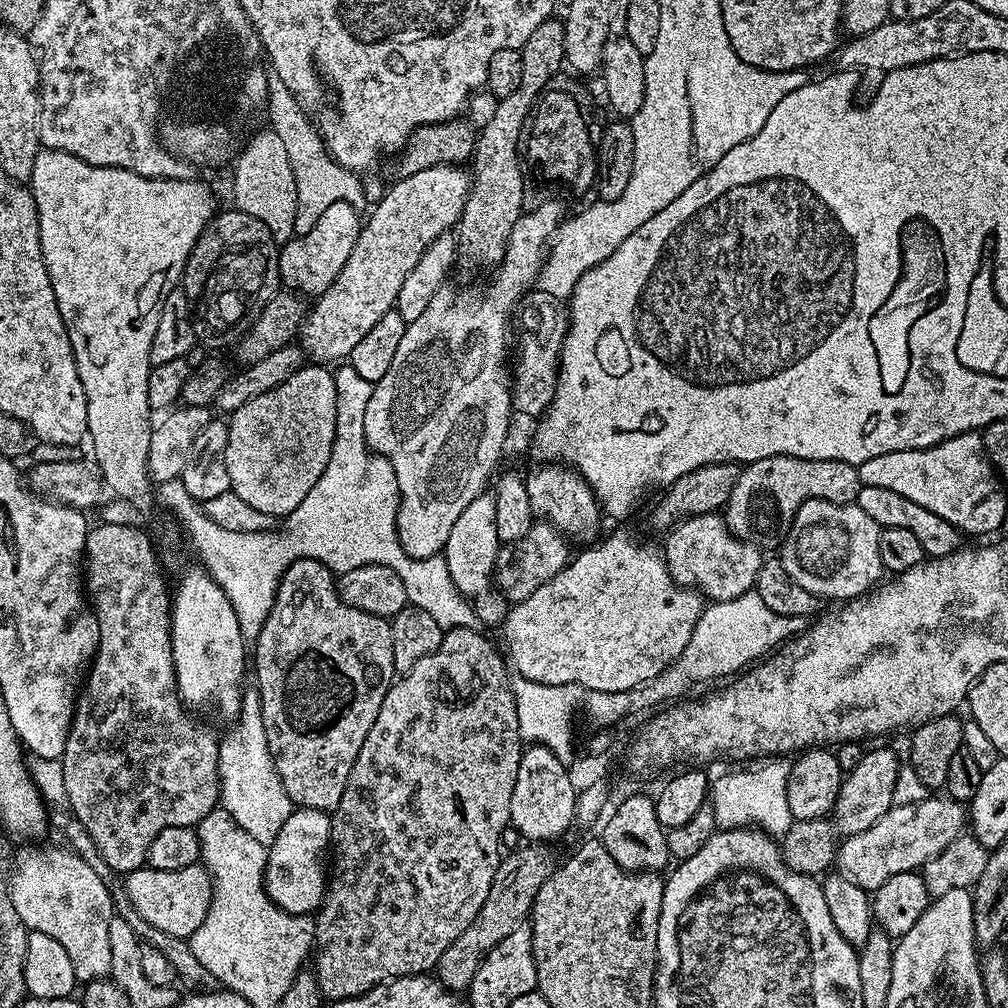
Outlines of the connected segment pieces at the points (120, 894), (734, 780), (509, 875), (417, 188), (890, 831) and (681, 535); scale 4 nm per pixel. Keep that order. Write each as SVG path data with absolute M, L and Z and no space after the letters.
M63 810L64 812L54 812L50 818L51 827L55 830L60 830L63 840L61 840L67 847L71 848L76 856L82 858L84 862L96 874L98 878L102 878L104 884L111 890L113 909L115 915L126 919L129 923L130 928L134 930L137 937L144 941L149 947L152 947L154 951L160 952L169 965L172 967L173 977L188 987L193 993L197 992L215 992L217 991L218 985L214 974L210 974L210 970L206 970L206 966L202 966L202 962L198 962L198 958L194 958L194 950L192 949L191 943L188 940L182 938L175 938L174 935L164 935L163 932L158 930L157 927L152 927L140 914L133 908L133 903L130 902L128 895L123 890L121 881L117 879L116 873L113 869L108 866L106 860L98 854L97 847L93 844L93 839L86 833L86 828L82 826L80 822L71 814L69 811Z
M772 758L761 763L764 764L761 768L752 768L749 772L728 772L711 781L710 803L717 829L754 827L767 832L773 838L785 836L793 819L790 802L786 802L789 765L782 761L780 758Z
M528 842L523 846L525 848L513 847L509 851L513 852L509 856L507 853L501 859L494 880L490 884L486 902L482 902L482 910L478 910L474 922L470 922L470 926L466 926L466 930L462 930L462 934L458 934L458 938L454 938L450 946L446 946L442 958L438 958L434 975L449 992L460 994L468 989L474 974L478 974L478 966L482 966L486 954L498 942L502 942L515 927L527 921L538 890L557 867L558 860L552 857L552 852L548 849L551 847L547 843Z
M461 165L430 166L397 181L375 201L376 209L363 221L342 274L334 278L330 290L315 297L316 305L307 309L298 344L313 361L340 362L351 357L354 346L370 334L382 314L395 309L398 290L402 290L406 274L418 266L418 258L442 233L459 225L470 183L469 173Z
M925 798L918 804L897 804L882 814L870 830L843 837L836 849L835 871L871 894L886 878L894 878L894 874L923 869L930 858L942 854L966 828L965 805L959 800L943 799Z
M706 512L681 519L667 536L668 541L662 544L664 561L674 582L681 588L695 588L712 602L738 598L755 589L758 570L765 557L760 556L761 549L757 545L733 536L723 515Z

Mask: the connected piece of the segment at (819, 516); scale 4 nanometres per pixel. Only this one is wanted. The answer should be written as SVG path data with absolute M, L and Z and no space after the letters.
M808 500L794 514L792 524L788 527L787 532L794 532L796 536L806 536L806 532L802 530L806 526L806 522L808 522L808 538L812 540L812 542L808 542L810 546L806 550L796 550L792 546L792 542L782 542L779 545L780 564L786 570L786 574L790 574L790 578L794 582L798 582L798 586L810 590L810 594L819 596L824 602L828 602L828 600L847 602L856 596L864 595L881 579L884 572L882 562L878 558L878 534L881 527L874 522L874 518L867 516L856 503L835 504L825 500Z

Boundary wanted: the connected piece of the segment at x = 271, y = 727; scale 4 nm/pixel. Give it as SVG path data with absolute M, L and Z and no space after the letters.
M296 560L284 571L280 585L276 591L276 601L254 641L256 647L256 684L255 691L260 694L262 706L262 726L266 726L266 742L272 755L274 766L278 770L278 778L296 808L309 808L331 813L342 798L342 790L346 790L346 778L350 778L350 770L354 766L354 758L358 758L358 750L362 750L362 742L366 742L366 734L370 734L370 726L374 726L374 718L378 718L378 710L382 710L382 698L390 690L397 675L394 666L394 638L392 625L378 614L366 614L366 610L358 610L350 606L340 597L337 577L322 562L317 560Z

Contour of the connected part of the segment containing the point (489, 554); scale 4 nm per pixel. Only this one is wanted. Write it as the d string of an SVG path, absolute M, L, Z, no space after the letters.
M485 494L474 498L474 502L470 502L470 506L462 510L458 522L454 522L454 530L450 530L450 538L446 538L442 555L448 563L454 586L470 601L476 612L476 619L481 625L483 623L499 625L508 615L509 605L505 597L494 590L496 556L500 553L501 547L500 541L496 539L492 496Z

